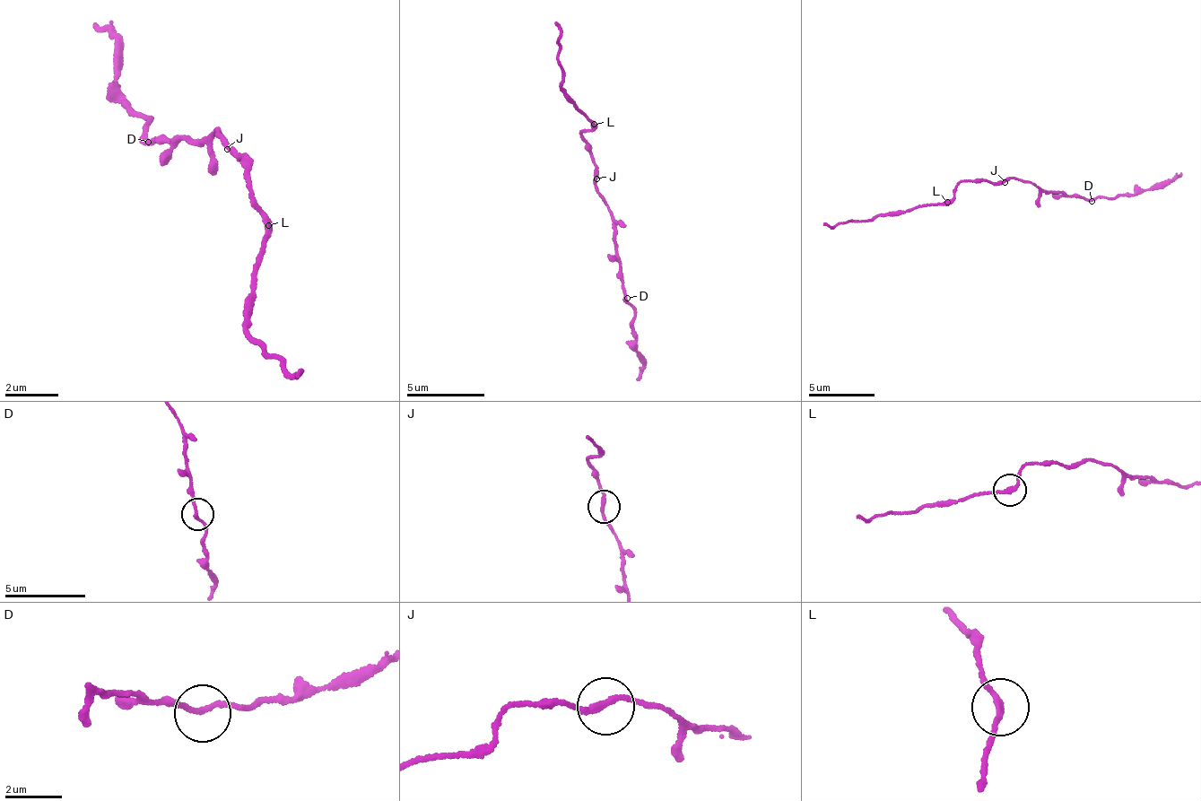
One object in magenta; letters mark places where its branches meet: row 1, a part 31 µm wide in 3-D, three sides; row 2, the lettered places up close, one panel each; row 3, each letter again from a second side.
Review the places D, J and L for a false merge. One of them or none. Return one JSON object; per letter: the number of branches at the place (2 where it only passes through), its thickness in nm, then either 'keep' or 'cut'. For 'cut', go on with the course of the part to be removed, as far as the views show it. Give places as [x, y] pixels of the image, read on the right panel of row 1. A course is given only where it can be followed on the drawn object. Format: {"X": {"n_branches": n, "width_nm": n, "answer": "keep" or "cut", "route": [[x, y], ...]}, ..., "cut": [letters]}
{"D": {"n_branches": 2, "width_nm": 180, "answer": "keep"}, "J": {"n_branches": 2, "width_nm": 190, "answer": "keep"}, "L": {"n_branches": 2, "width_nm": 180, "answer": "keep"}, "cut": []}

